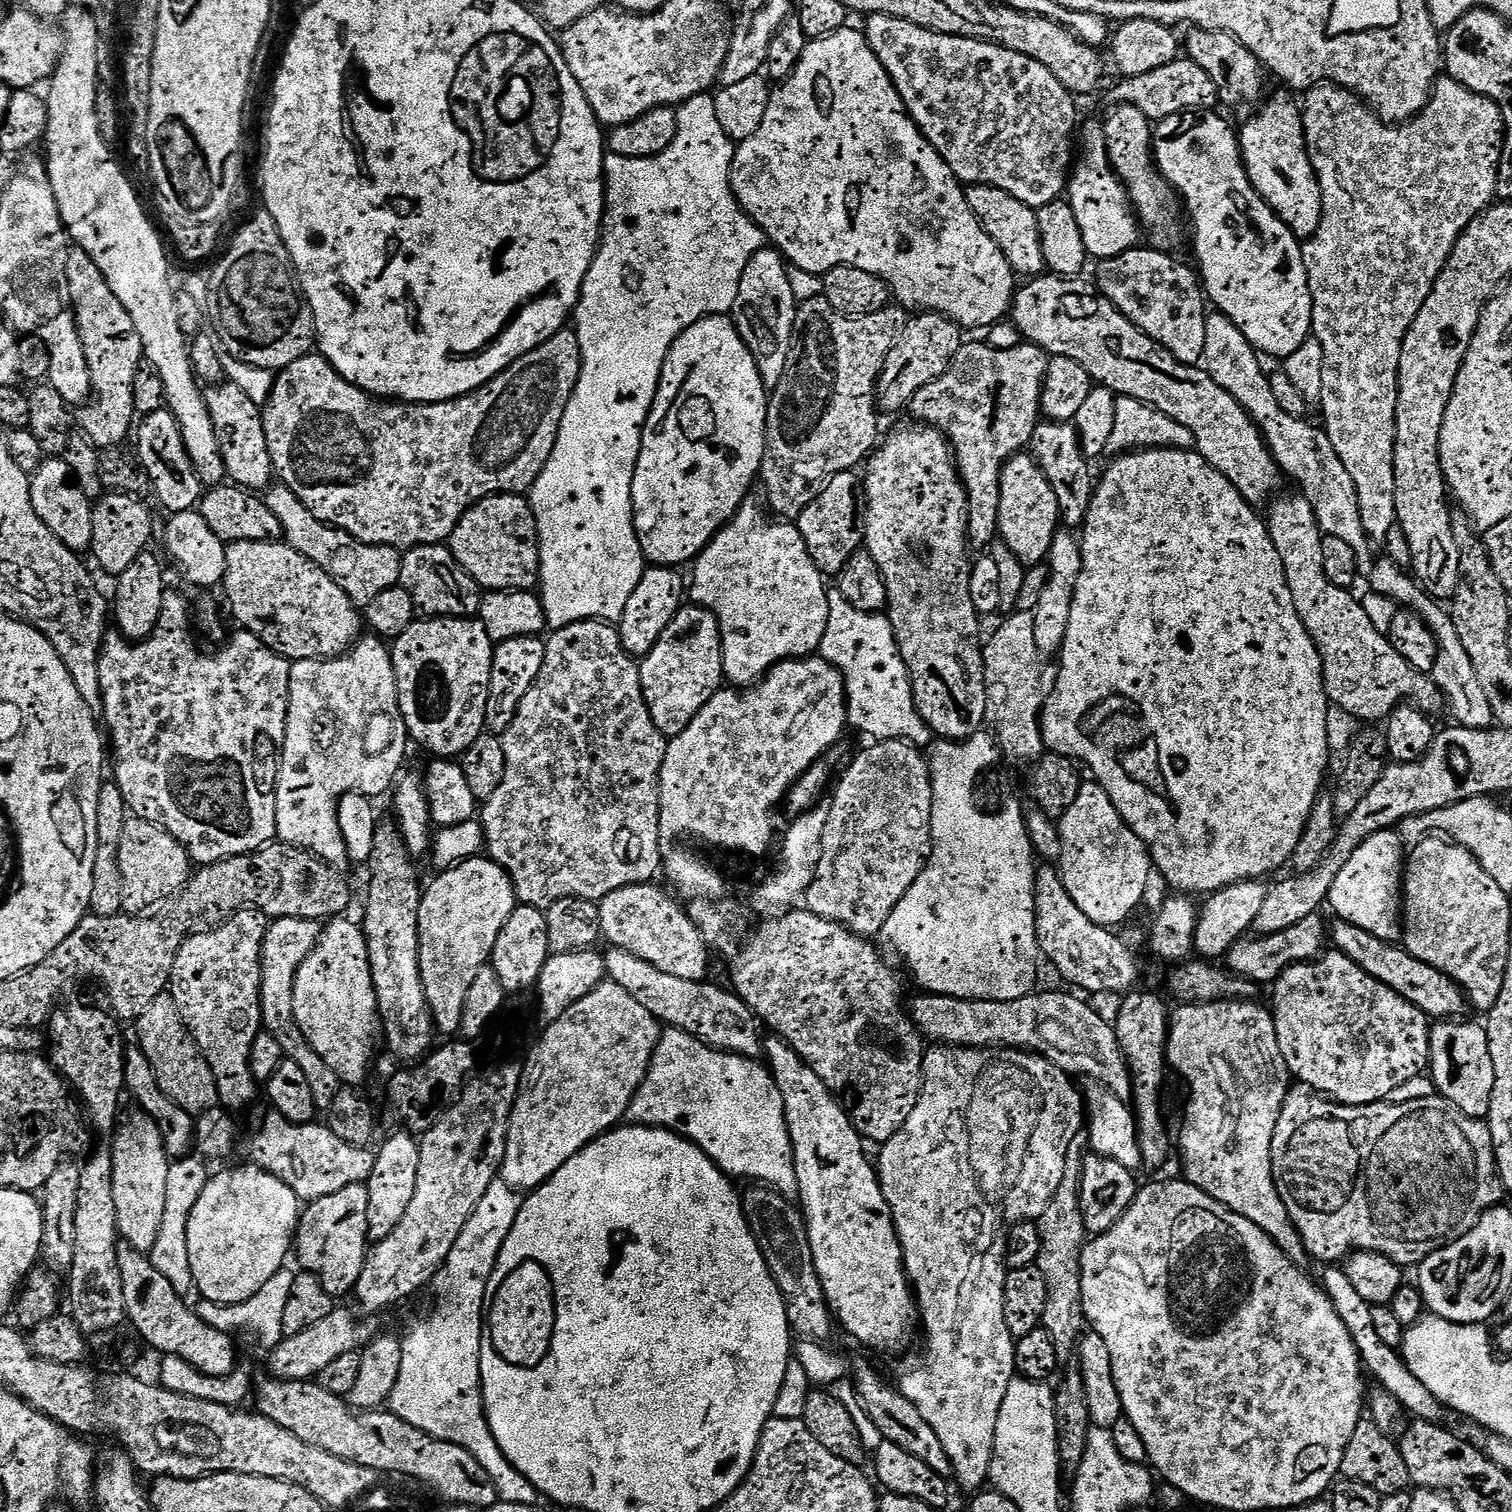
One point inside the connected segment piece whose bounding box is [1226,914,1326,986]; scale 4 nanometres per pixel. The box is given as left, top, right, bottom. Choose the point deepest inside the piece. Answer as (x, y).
(1264, 959)

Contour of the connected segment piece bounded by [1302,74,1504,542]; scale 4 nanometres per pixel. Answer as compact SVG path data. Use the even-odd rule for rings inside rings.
M1447 74L1441 75L1435 86L1432 88L1432 96L1428 99L1428 103L1424 105L1424 109L1413 116L1410 120L1405 120L1395 126L1390 126L1387 121L1380 119L1371 107L1365 101L1361 100L1355 92L1351 92L1348 88L1342 88L1339 84L1329 84L1327 82L1316 85L1315 88L1307 89L1303 93L1304 104L1302 100L1302 115L1304 117L1304 141L1308 147L1308 157L1312 163L1312 169L1316 172L1316 177L1320 183L1322 190L1322 218L1320 225L1314 235L1307 237L1303 241L1304 249L1304 265L1306 266L1306 274L1308 275L1308 285L1310 286L1310 294L1312 295L1312 331L1311 335L1318 341L1322 342L1322 398L1318 405L1319 411L1324 411L1324 421L1322 427L1328 433L1330 442L1334 442L1334 450L1338 450L1338 458L1342 458L1342 466L1346 466L1346 470L1350 470L1350 478L1354 478L1354 486L1358 490L1358 504L1360 513L1362 514L1362 524L1366 530L1369 540L1373 542L1383 542L1386 534L1390 534L1390 526L1398 523L1396 519L1396 487L1394 486L1394 438L1396 437L1396 407L1398 406L1398 370L1400 369L1400 355L1402 354L1402 342L1406 338L1406 334L1410 330L1410 326L1414 322L1414 318L1418 318L1418 310L1422 310L1422 306L1426 302L1426 298L1430 294L1430 290L1434 286L1434 282L1438 278L1438 274L1442 274L1442 270L1446 266L1446 262L1452 256L1454 246L1458 242L1458 238L1466 230L1466 226L1470 226L1470 222L1474 217L1480 215L1485 208L1493 203L1496 196L1496 179L1500 173L1500 156L1504 152L1504 111L1492 101L1489 96L1478 94L1474 90L1470 90L1466 84L1461 84L1459 79L1452 80Z

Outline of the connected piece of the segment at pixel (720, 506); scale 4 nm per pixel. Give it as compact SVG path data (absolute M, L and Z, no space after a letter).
M731 315L707 316L705 320L694 322L672 344L673 353L689 352L696 356L692 364L692 373L684 380L668 417L664 420L664 432L660 444L664 447L664 456L656 452L652 460L660 464L664 460L664 476L668 485L659 496L652 489L656 472L652 468L643 469L642 478L632 484L632 513L636 516L638 542L644 551L645 561L652 566L681 566L695 561L704 547L720 533L720 529L736 515L741 504L745 503L752 483L757 483L760 475L760 463L764 460L766 446L766 422L768 421L769 389L765 388L760 377L754 354L741 338L736 321Z

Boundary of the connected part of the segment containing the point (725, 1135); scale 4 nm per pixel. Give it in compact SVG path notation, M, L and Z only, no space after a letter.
M669 1027L656 1043L652 1064L630 1102L627 1119L636 1126L670 1128L687 1136L722 1171L733 1177L748 1175L752 1179L749 1181L763 1181L767 1187L785 1194L797 1191L796 1156L792 1153L792 1139L788 1133L782 1094L771 1071L759 1059L710 1048L697 1036L686 1034L681 1028Z

